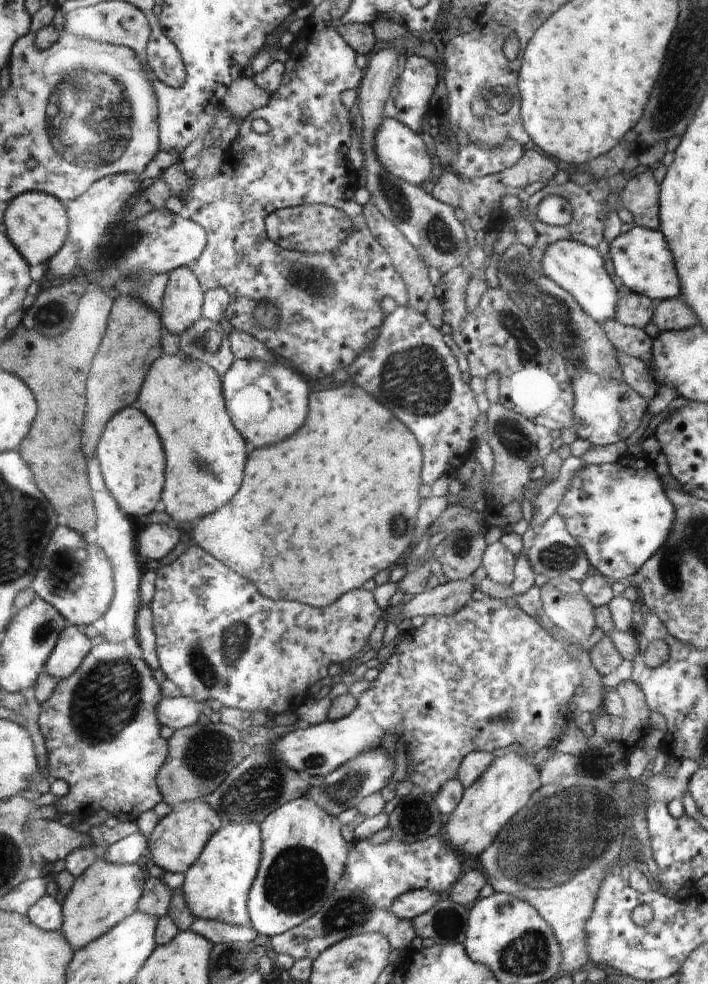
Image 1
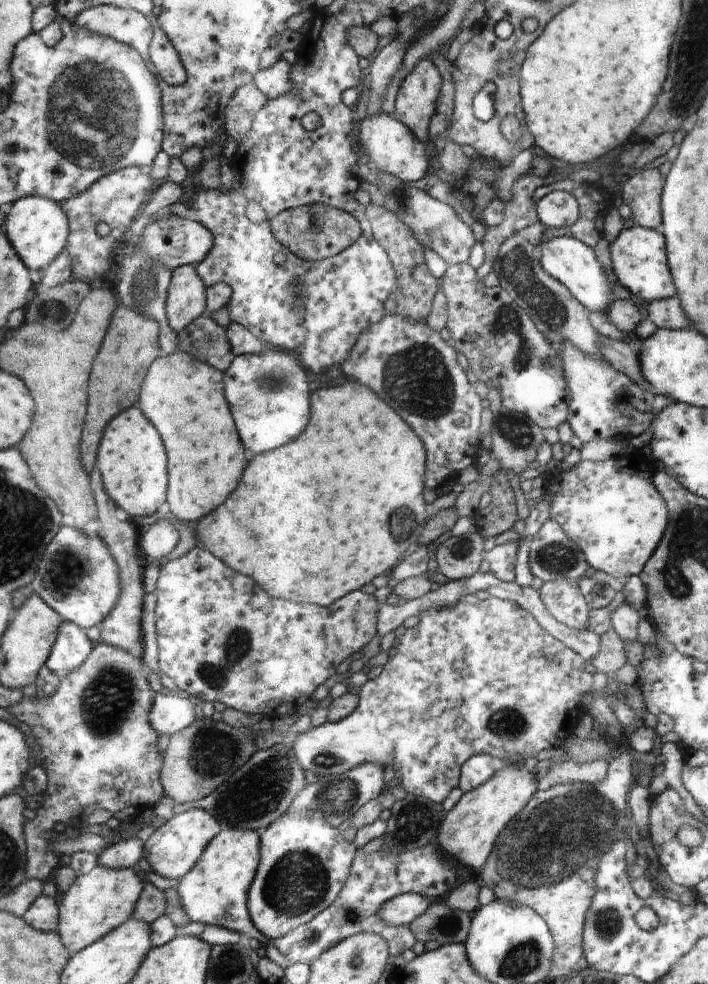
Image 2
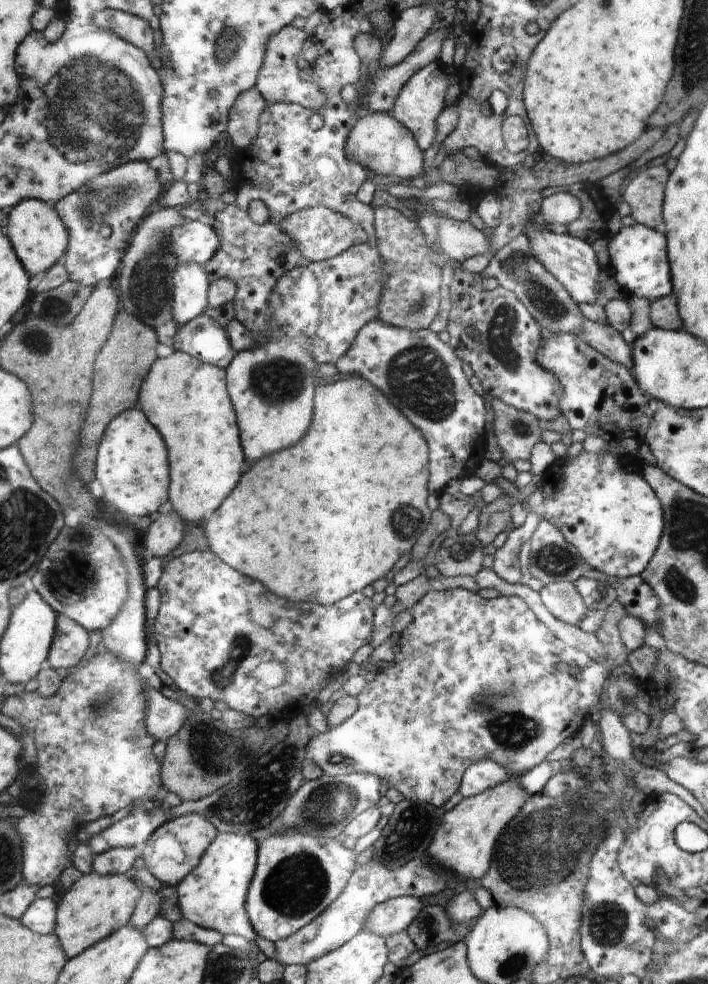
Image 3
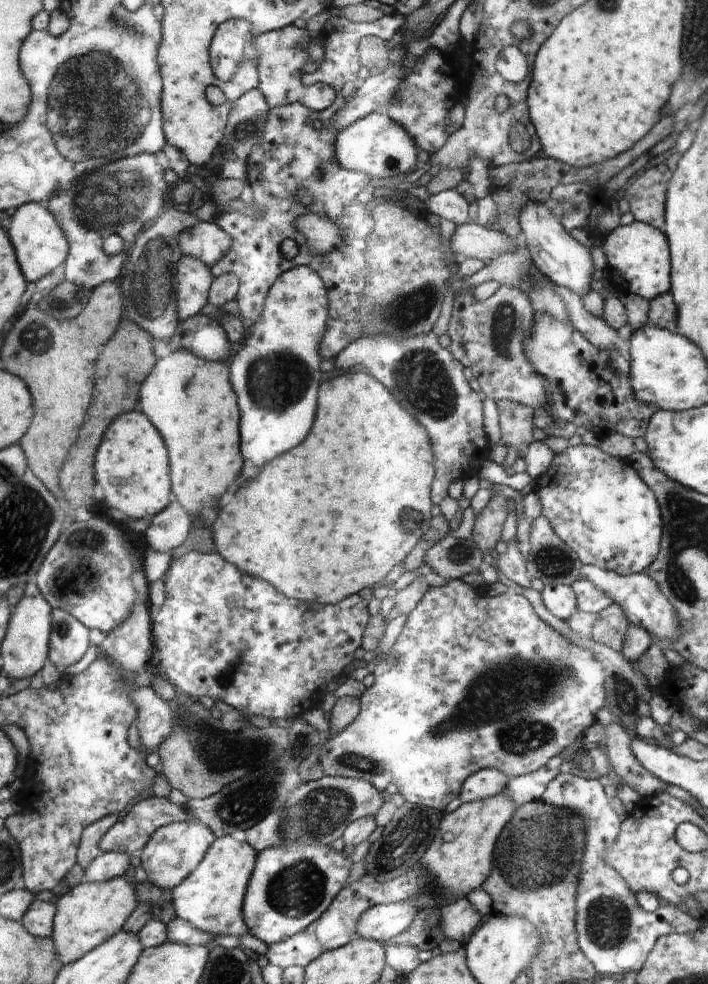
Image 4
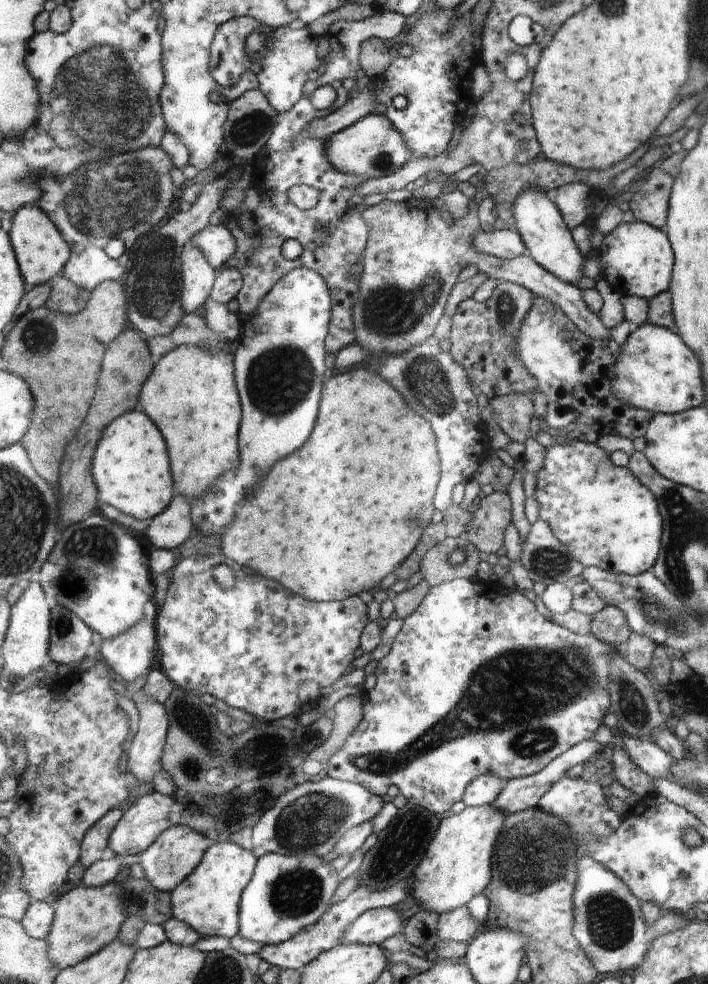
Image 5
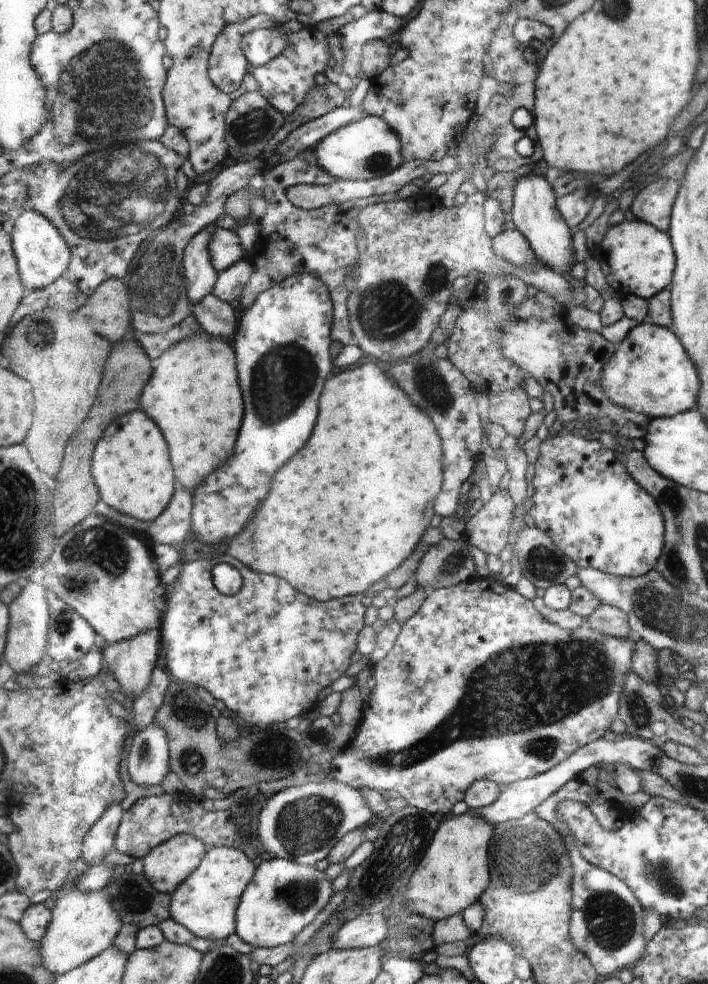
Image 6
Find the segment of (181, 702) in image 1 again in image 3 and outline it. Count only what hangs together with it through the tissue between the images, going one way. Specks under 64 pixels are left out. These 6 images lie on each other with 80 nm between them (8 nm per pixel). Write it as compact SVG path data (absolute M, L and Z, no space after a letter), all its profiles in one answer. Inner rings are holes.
M148 685L143 687L145 696L144 725L146 734L153 741L170 739L181 730L186 710L175 699L164 697L159 690Z

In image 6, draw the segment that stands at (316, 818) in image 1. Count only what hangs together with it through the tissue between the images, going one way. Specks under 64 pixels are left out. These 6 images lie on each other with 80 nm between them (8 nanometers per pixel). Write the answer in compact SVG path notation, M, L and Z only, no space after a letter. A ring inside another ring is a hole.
M266 857L256 871L250 884L246 886L241 895L237 909L237 931L235 934L250 946L273 948L286 942L293 942L294 936L300 934L316 916L318 912L328 904L332 896L332 882L324 878L324 870L316 869L310 864L301 864L296 860L285 860L277 857Z

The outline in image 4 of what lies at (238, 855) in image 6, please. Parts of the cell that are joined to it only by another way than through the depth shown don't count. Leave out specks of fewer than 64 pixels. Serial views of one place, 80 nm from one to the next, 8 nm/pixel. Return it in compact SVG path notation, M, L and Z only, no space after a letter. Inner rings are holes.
M230 835L216 837L194 872L173 888L177 916L212 937L248 934L242 905L257 855L258 852L247 841L241 843Z

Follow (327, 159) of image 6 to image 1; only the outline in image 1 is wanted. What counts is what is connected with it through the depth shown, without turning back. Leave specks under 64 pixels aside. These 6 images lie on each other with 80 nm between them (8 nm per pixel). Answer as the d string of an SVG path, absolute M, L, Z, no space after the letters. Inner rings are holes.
M384 117L380 126L376 129L373 145L378 160L396 180L417 185L420 182L424 182L430 176L430 172L432 172L432 160L430 160L430 156L426 152L424 140L420 138L420 134L403 125L401 121L397 121L395 118L389 119L388 117Z

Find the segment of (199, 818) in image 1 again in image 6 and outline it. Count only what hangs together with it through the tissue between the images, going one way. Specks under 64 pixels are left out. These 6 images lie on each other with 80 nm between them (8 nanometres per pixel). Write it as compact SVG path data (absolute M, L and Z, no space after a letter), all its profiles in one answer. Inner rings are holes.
M192 834L174 836L142 858L143 876L156 891L172 895L198 868L208 849L204 841Z

